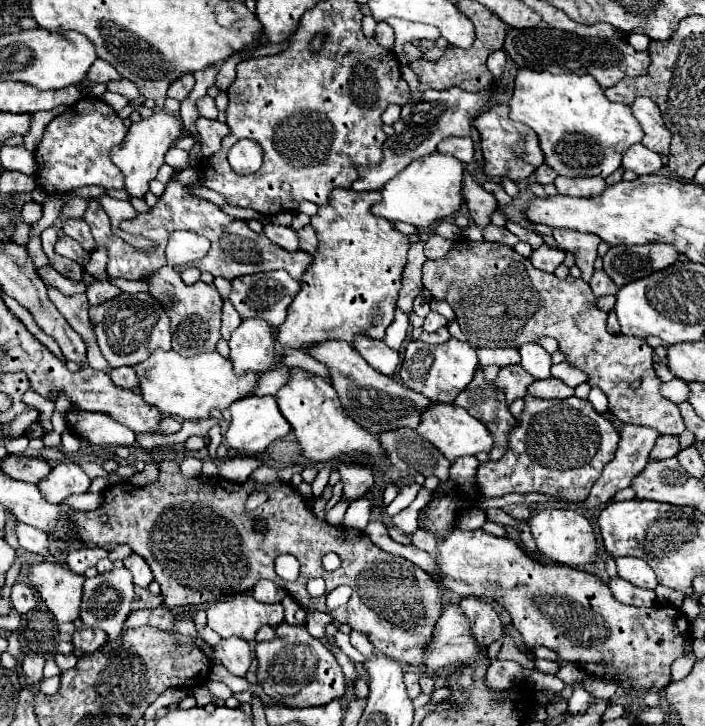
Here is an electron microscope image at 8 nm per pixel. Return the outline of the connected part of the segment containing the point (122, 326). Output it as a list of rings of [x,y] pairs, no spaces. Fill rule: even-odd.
[[[121,292],[119,296],[93,306],[93,324],[101,354],[113,368],[143,362],[155,348],[171,350],[171,330],[169,330],[171,320],[167,318],[163,306],[159,306],[159,302],[151,298],[151,294]]]

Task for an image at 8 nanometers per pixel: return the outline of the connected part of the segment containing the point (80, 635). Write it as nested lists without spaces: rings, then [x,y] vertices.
[[[79,628],[73,634],[73,644],[77,648],[81,648],[83,652],[95,652],[105,642],[107,642],[107,634],[103,634],[103,630],[99,630],[99,628]]]

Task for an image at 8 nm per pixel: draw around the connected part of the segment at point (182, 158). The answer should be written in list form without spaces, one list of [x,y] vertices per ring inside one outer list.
[[[171,147],[165,155],[165,162],[174,169],[183,170],[188,167],[189,153],[177,147]]]

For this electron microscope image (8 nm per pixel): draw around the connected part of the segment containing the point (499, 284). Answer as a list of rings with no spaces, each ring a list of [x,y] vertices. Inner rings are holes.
[[[459,240],[459,242],[451,248],[451,254],[447,254],[447,258],[425,260],[425,264],[423,264],[423,286],[431,292],[431,296],[433,296],[435,300],[445,300],[445,302],[449,302],[449,306],[451,306],[451,308],[455,310],[455,314],[457,314],[457,322],[459,322],[459,326],[461,326],[461,332],[465,334],[467,342],[471,342],[473,348],[519,348],[519,346],[523,346],[525,342],[537,342],[541,336],[551,336],[551,338],[555,338],[555,340],[559,342],[559,350],[565,354],[567,364],[571,364],[571,366],[583,370],[583,372],[589,376],[587,382],[589,382],[591,386],[599,386],[599,388],[605,392],[605,396],[609,398],[609,412],[611,412],[615,418],[619,418],[619,420],[625,422],[625,424],[651,426],[651,428],[659,430],[659,434],[675,434],[675,436],[677,436],[677,434],[681,434],[681,432],[685,430],[686,427],[677,404],[671,402],[671,400],[667,400],[667,398],[663,398],[663,394],[659,394],[661,380],[657,378],[657,374],[655,374],[655,370],[653,370],[653,360],[651,360],[651,358],[653,358],[653,348],[647,344],[645,338],[639,338],[639,336],[627,336],[627,334],[611,336],[611,334],[607,334],[607,330],[605,330],[607,312],[595,306],[595,304],[597,304],[597,298],[595,298],[595,294],[591,294],[591,286],[589,286],[587,282],[583,282],[581,278],[571,278],[571,276],[567,276],[565,280],[561,280],[561,278],[557,278],[555,274],[547,274],[547,272],[543,272],[543,270],[537,270],[537,268],[533,268],[533,264],[531,264],[527,258],[519,256],[513,248],[503,246],[503,244]],[[631,382],[639,382],[639,388],[637,388],[637,390],[631,390],[631,388],[629,388]]]

